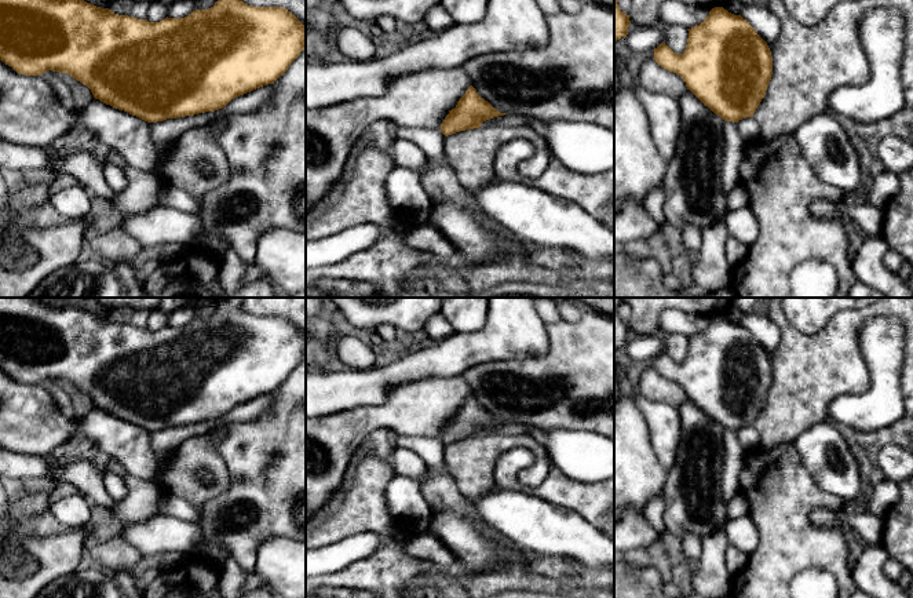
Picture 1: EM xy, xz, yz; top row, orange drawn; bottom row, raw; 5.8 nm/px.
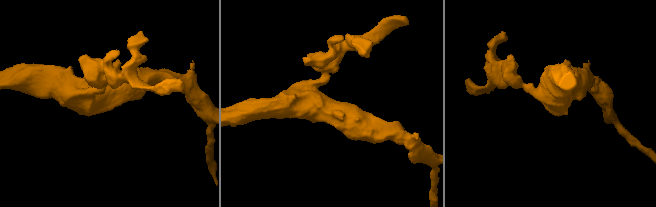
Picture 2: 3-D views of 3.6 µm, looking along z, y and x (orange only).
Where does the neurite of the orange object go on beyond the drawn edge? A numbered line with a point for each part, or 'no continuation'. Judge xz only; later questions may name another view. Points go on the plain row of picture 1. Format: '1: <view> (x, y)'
no continuation

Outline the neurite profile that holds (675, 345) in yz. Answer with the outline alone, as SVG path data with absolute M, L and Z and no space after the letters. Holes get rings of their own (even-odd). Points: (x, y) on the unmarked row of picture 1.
M669 333L662 340L664 351L676 362L683 362L687 354L689 338L683 333Z

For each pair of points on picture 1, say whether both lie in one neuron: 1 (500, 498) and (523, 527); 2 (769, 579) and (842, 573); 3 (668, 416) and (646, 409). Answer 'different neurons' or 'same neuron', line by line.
1: same neuron
2: same neuron
3: same neuron

